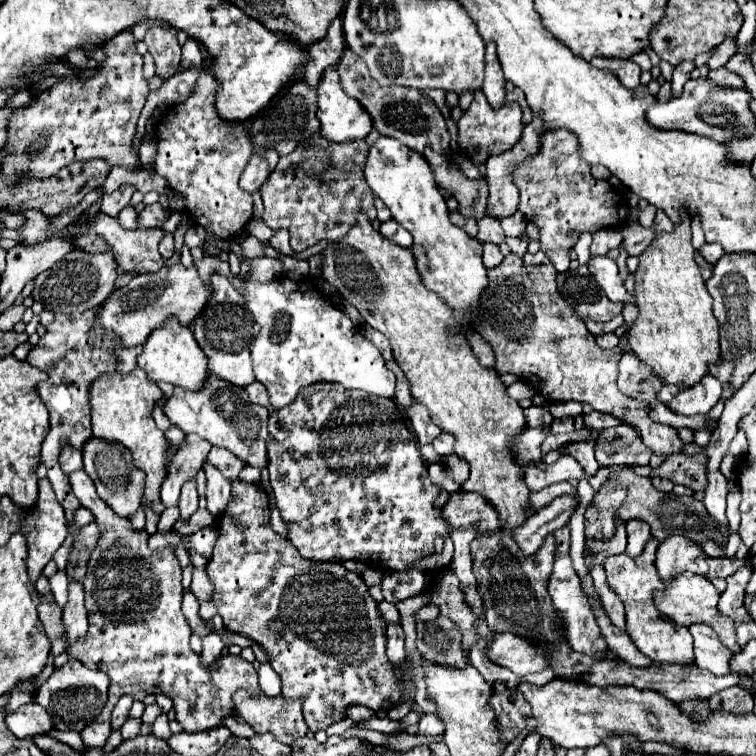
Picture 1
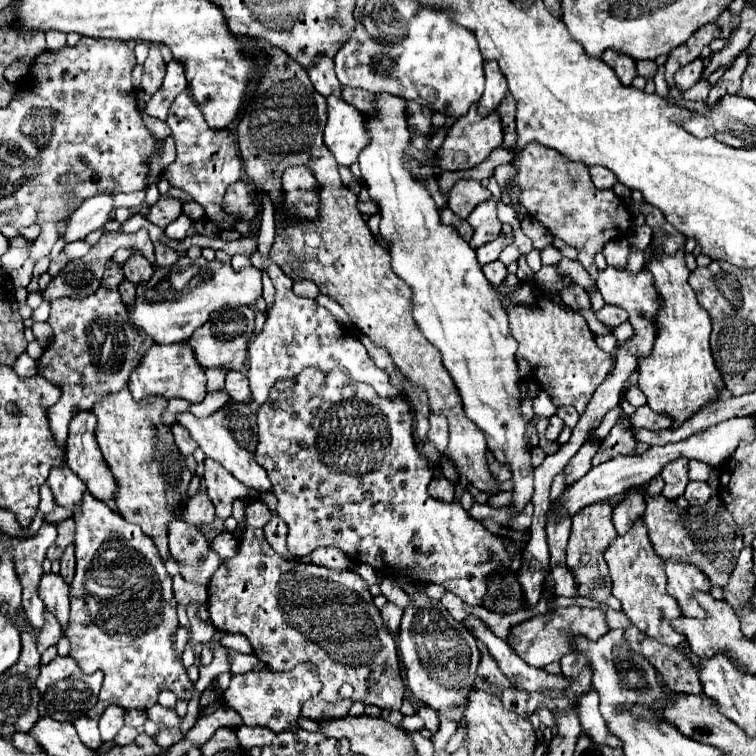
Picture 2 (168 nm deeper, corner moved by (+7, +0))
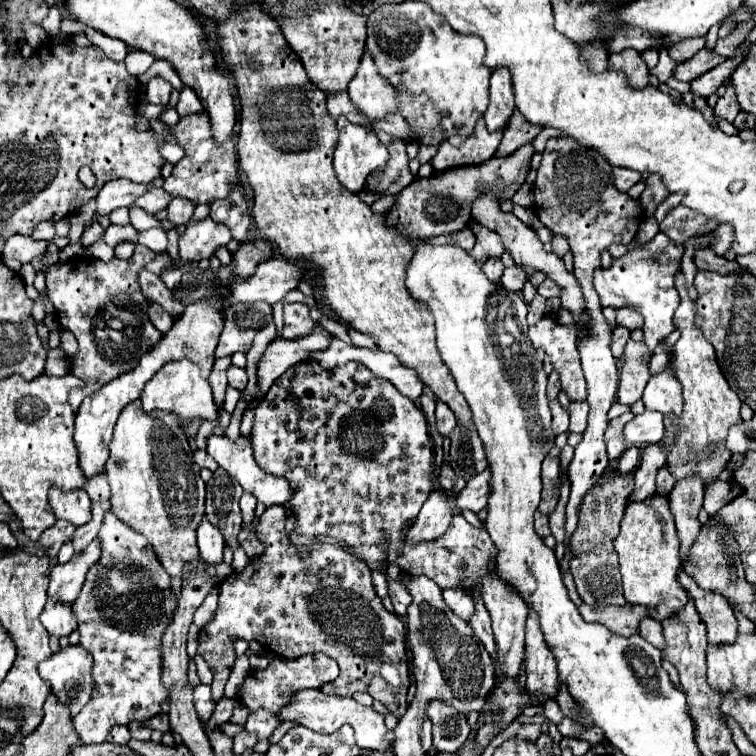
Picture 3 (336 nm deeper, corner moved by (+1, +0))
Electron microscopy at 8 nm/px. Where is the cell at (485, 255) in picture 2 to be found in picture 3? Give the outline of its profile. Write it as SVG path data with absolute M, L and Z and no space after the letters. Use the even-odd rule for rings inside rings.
M490 258L482 268L484 268L484 274L488 276L488 280L492 280L494 284L500 284L500 276L504 272L504 266L502 266L500 258Z

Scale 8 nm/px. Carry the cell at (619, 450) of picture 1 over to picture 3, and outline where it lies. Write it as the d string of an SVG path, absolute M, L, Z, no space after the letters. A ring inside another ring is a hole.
M626 412L618 418L614 418L610 424L608 424L608 432L604 434L604 442L606 442L606 452L608 452L608 458L610 462L616 462L622 452L626 450L626 444L624 444L624 424L630 422L634 418L632 412Z

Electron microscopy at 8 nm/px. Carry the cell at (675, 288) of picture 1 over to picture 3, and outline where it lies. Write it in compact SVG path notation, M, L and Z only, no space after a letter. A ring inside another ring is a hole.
M680 272L676 276L676 288L680 292L680 306L674 314L674 326L680 330L682 338L674 346L672 356L672 372L682 384L682 396L684 396L684 408L678 418L672 420L672 416L664 416L666 426L666 438L674 438L672 444L668 444L668 470L676 480L684 480L688 476L700 476L704 486L718 480L720 472L728 466L732 454L728 448L724 448L724 440L728 434L728 428L734 424L740 424L740 398L736 392L728 386L726 378L720 372L720 366L716 362L716 354L712 344L700 334L700 328L694 324L696 318L696 304L688 298L686 286L684 286L684 274Z

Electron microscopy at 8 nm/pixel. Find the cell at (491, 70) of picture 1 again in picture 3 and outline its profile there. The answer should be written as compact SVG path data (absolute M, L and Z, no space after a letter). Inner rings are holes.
M498 68L490 76L490 106L484 114L488 130L504 130L514 112L514 92L510 72Z

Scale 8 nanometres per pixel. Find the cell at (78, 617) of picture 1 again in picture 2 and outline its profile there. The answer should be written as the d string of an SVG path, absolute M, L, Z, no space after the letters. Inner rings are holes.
M70 544L60 558L60 576L66 580L66 584L70 584L74 578L74 544Z

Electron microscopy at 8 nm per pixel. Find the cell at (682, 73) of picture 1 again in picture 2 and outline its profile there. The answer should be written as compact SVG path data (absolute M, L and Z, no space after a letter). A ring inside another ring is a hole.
M692 60L690 64L682 66L682 70L676 72L676 88L684 94L688 88L692 88L700 78L702 78L702 72L704 72L704 66L702 66L702 60Z

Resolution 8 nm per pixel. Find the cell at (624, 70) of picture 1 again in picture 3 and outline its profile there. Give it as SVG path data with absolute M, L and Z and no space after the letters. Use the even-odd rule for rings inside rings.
M632 48L622 50L618 54L610 54L608 68L624 72L624 76L628 80L628 86L632 86L632 88L648 86L648 76L650 76L648 66L640 58L640 54L636 50L632 50Z

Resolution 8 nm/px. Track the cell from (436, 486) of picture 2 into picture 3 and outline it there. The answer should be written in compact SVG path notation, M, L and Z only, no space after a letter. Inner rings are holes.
M432 492L408 532L408 544L420 544L424 540L440 538L448 530L448 524L452 520L452 508L454 502L450 496Z

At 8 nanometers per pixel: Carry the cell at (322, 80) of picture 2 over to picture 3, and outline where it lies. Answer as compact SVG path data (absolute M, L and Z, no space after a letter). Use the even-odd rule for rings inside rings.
M336 92L328 96L328 112L334 120L338 120L340 116L344 116L346 120L352 120L354 124L366 126L364 124L364 116L360 116L360 112L356 112L356 108L352 108L352 102L348 100L348 92Z

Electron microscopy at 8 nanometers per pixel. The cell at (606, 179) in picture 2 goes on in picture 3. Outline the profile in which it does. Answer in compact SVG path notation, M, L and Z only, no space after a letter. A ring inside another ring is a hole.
M614 168L614 180L616 180L616 188L620 192L628 192L636 182L640 182L642 174L640 172L632 172L628 168Z

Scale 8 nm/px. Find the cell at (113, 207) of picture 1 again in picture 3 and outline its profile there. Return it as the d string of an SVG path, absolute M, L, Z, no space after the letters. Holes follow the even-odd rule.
M152 188L136 200L136 206L144 208L148 214L158 214L160 210L168 208L170 202L172 202L172 196L164 188Z

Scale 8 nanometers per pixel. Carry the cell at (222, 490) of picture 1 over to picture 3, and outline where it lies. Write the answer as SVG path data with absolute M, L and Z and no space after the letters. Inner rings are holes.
M202 520L198 528L198 548L200 558L208 564L220 564L222 562L222 550L224 550L224 538L218 532L216 526L212 526L208 520Z

